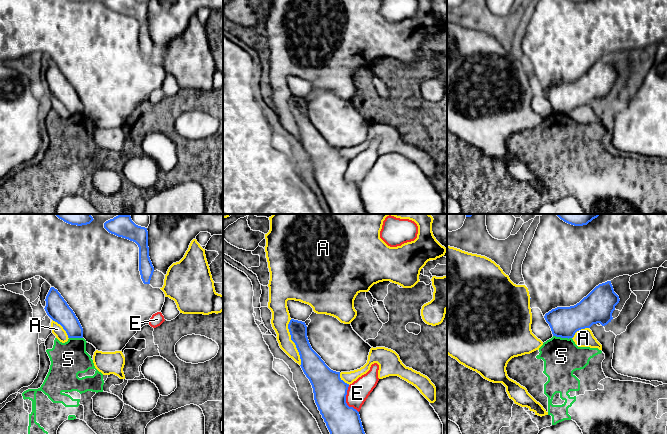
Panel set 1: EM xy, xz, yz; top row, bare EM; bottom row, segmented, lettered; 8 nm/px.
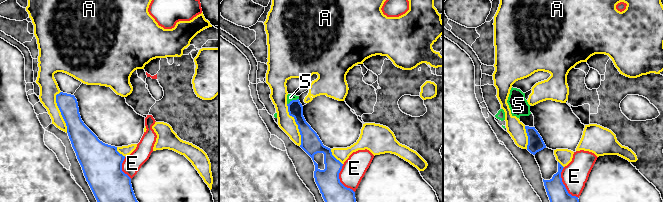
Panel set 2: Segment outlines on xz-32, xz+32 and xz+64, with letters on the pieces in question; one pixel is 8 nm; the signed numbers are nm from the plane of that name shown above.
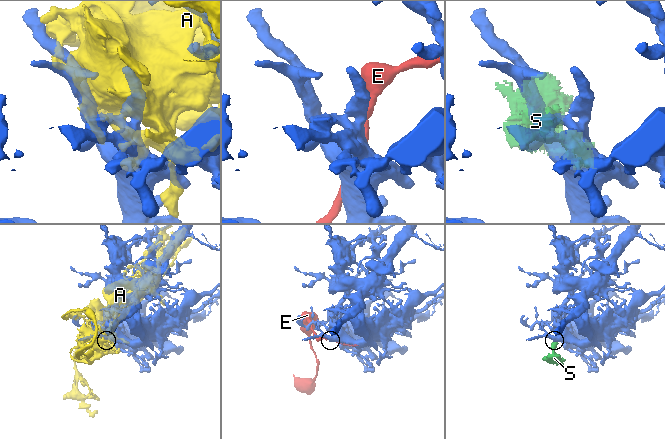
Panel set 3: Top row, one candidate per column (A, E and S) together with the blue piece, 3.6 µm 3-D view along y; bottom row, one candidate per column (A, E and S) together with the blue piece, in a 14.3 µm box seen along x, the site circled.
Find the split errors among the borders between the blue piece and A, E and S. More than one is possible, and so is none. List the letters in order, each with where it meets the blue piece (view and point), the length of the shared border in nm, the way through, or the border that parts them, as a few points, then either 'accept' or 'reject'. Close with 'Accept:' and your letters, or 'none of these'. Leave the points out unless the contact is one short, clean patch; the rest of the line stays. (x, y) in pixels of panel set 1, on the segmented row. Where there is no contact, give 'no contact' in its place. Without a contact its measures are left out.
A: contact xz (293, 341); length 380 nm; reject
E: contact xz (345, 400); length 240 nm; reject
S: contact yz (562, 337); length 150 nm; reject
Accept: none of these

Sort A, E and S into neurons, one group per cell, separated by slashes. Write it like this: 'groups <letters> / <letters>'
groups A / E / S

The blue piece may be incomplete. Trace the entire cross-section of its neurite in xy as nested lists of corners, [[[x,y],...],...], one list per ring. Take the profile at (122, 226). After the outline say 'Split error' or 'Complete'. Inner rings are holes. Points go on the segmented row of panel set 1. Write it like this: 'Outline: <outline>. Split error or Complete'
Outline: [[[130,215],[114,217],[104,223],[111,234],[135,242],[139,247],[139,271],[144,284],[150,284],[154,267],[149,257],[147,228],[136,225]]]. Complete

